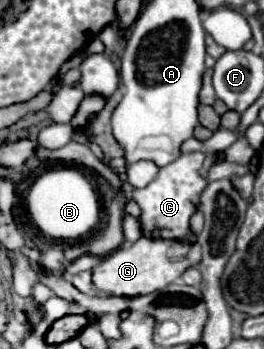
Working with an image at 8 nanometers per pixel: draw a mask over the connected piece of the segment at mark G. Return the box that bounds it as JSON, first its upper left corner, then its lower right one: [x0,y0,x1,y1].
[92,237,200,297]

